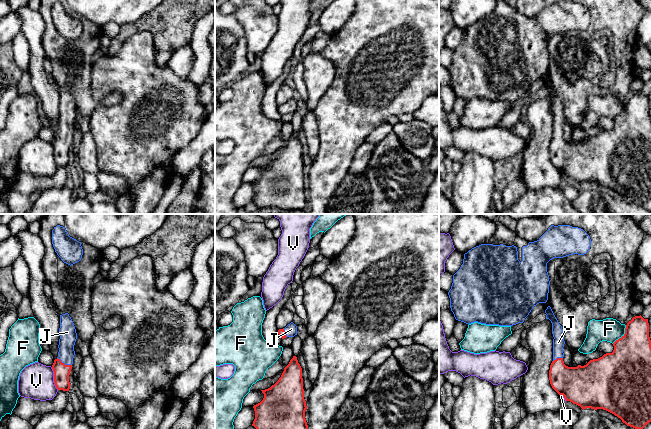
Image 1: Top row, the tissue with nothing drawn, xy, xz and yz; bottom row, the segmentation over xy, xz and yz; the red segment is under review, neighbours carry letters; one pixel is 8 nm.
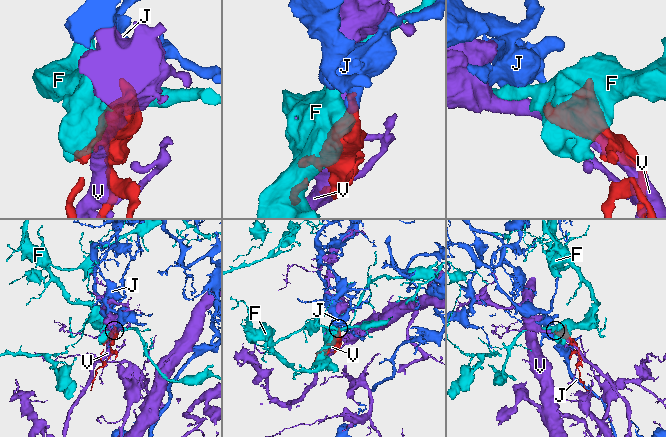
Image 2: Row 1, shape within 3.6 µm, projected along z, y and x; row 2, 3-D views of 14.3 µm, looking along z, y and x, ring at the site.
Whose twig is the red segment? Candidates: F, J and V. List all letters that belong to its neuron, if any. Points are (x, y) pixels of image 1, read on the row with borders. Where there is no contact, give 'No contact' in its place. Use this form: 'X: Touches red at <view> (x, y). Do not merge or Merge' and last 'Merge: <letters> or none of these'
F: Touches red at yz (622, 336). Do not merge
J: Touches red at xy (63, 363). Merge
V: Touches red at xy (54, 378). Do not merge
Merge: J

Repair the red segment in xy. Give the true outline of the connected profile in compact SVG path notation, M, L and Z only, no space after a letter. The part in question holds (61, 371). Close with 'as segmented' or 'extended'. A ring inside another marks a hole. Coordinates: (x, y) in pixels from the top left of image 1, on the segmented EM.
M68 313L60 315L59 336L58 357L52 365L54 383L58 390L69 391L71 385L69 375L75 355L74 345L77 339L77 333Z; extended

